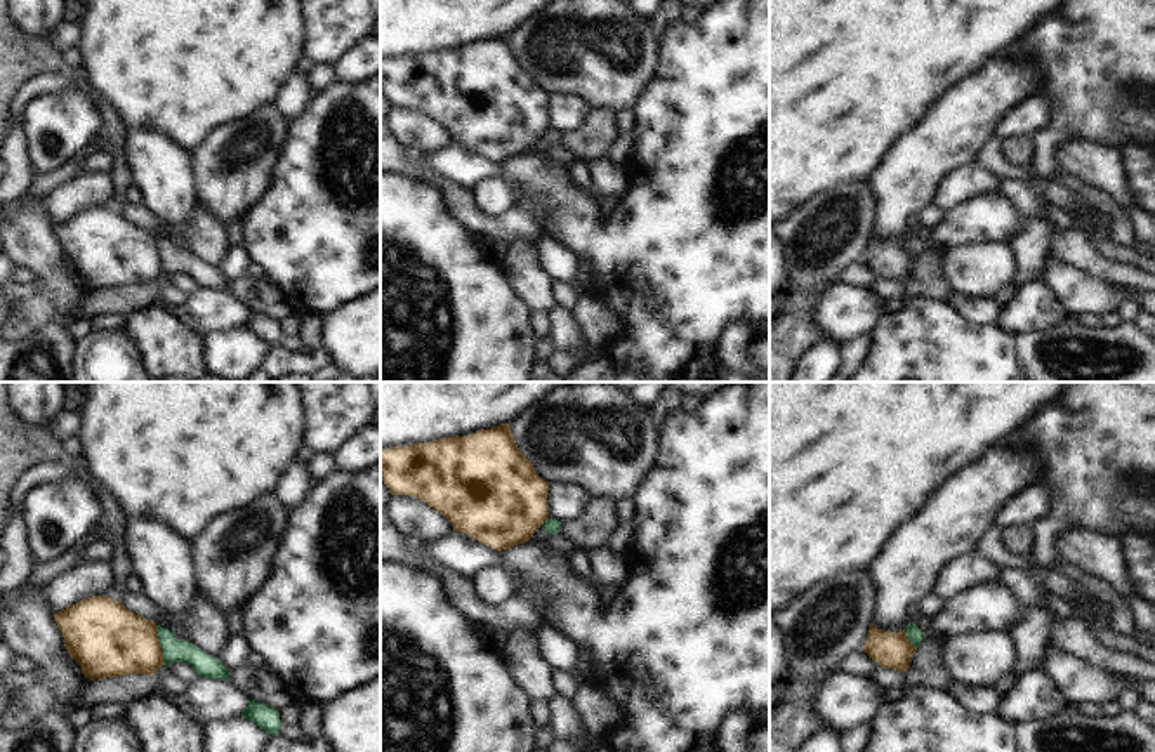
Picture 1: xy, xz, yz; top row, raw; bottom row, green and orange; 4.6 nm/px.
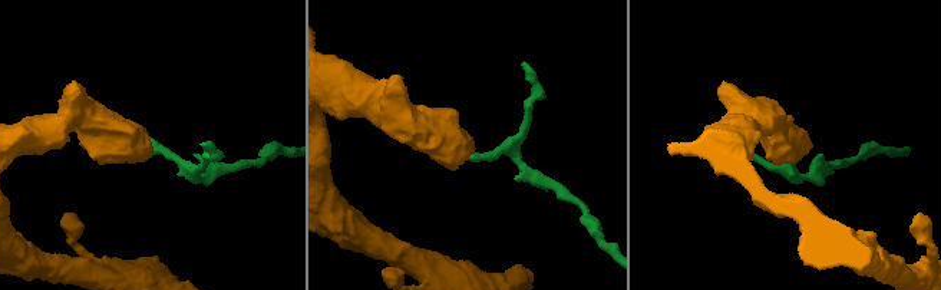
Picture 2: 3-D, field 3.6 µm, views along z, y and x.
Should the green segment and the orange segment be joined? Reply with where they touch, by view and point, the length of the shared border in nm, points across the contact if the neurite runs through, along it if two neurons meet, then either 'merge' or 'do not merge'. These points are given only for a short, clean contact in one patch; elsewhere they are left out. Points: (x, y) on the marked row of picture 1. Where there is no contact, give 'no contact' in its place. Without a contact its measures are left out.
xy (160, 645) | 190 nm | along xy (155, 626), (164, 664) | do not merge

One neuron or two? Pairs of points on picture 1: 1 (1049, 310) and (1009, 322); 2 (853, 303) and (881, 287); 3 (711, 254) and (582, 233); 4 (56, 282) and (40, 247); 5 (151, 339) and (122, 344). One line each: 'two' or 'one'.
1: one
2: two
3: one
4: one
5: two

